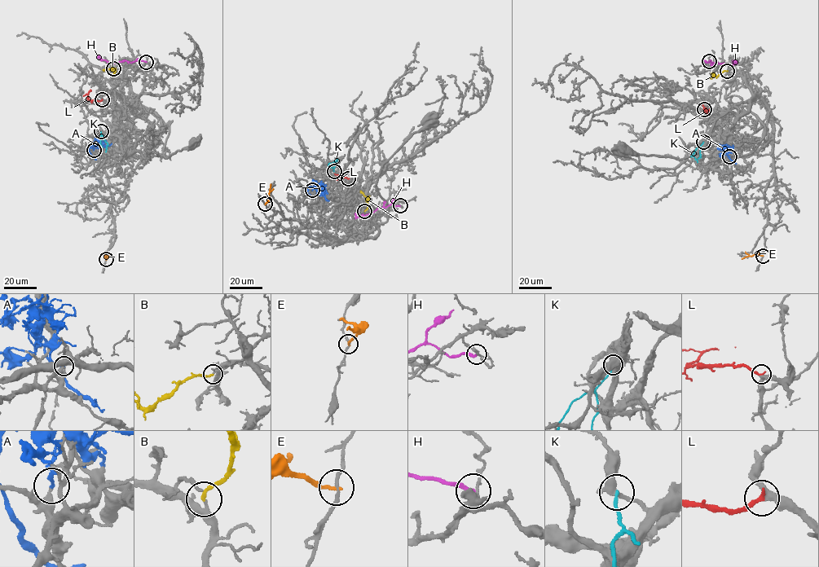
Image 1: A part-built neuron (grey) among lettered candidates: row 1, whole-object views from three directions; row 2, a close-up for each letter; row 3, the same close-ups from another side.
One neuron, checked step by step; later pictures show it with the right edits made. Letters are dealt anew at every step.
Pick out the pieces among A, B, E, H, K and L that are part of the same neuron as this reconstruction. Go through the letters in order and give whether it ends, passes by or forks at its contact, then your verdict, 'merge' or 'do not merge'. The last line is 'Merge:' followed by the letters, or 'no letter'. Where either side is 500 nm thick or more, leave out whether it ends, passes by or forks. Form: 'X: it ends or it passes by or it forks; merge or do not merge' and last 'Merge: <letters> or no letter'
A: it ends; do not merge
B: it ends; merge
E: it ends; do not merge
H: it ends; do not merge
K: it ends; do not merge
L: it ends; merge
Merge: B, L

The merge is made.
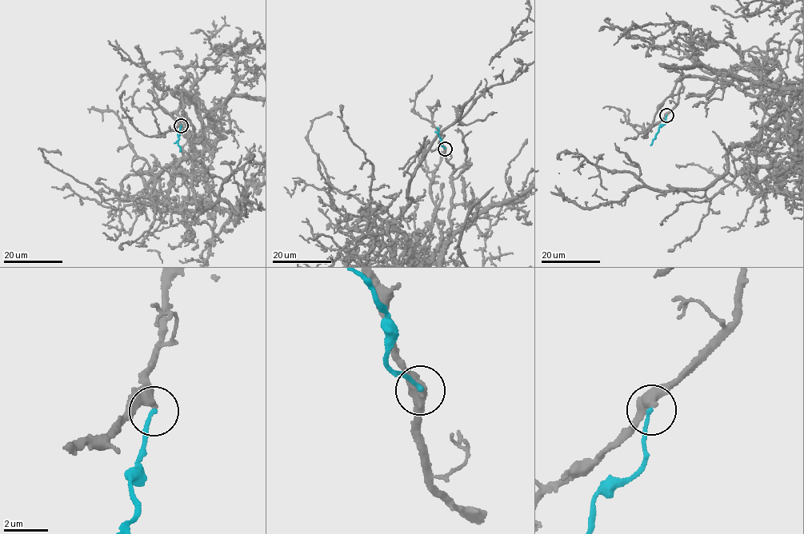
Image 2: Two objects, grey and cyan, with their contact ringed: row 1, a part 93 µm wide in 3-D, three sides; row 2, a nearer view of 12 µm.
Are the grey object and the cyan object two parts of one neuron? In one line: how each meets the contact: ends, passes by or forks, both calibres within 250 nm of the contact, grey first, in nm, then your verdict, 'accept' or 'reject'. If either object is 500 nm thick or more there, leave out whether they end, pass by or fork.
grey passes by | cyan ends | 360/180 nm | reject

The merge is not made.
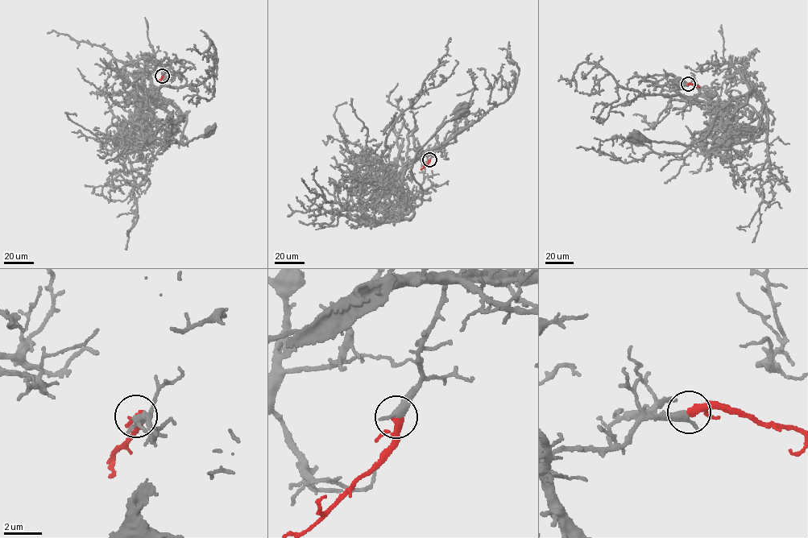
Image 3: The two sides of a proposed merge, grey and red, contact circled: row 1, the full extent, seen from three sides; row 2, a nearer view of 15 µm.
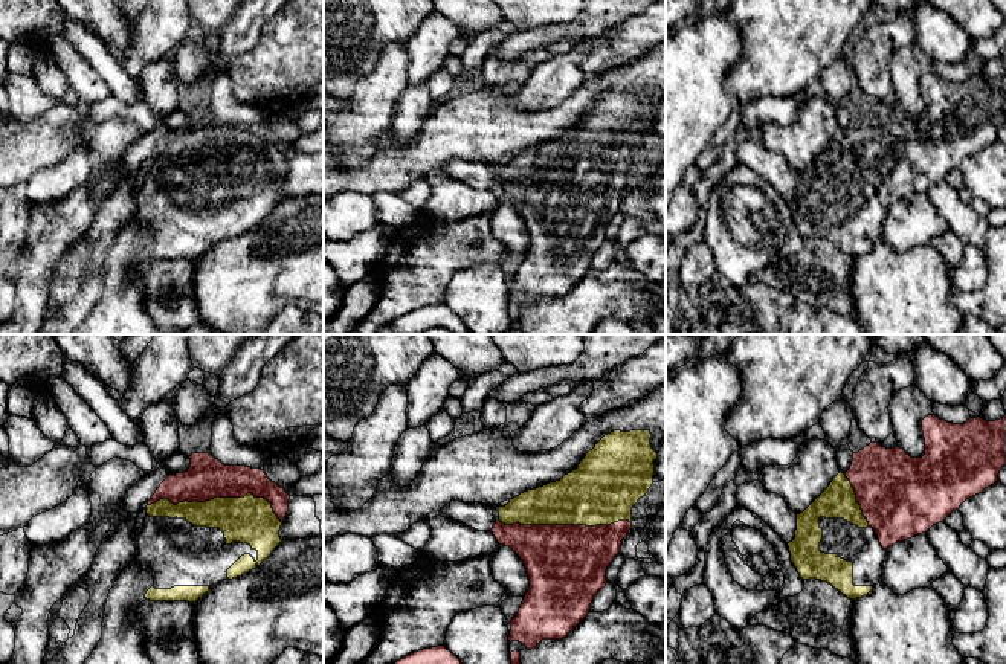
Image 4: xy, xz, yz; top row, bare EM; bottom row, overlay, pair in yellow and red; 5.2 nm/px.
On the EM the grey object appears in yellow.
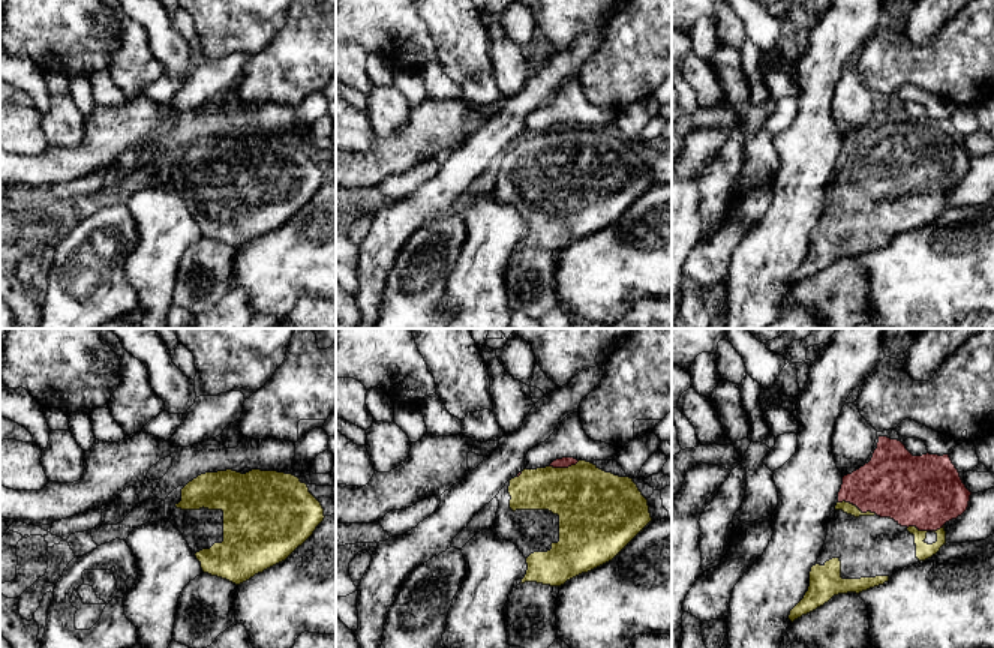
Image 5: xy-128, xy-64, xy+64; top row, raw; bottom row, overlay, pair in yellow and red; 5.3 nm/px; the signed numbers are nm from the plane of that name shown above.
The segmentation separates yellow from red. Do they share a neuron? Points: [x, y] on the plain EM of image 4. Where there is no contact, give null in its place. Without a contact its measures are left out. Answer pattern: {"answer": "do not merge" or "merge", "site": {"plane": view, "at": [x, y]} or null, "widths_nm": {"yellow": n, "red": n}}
{"answer": "merge", "site": {"plane": "xy", "at": [219, 156]}, "widths_nm": {"yellow": 240, "red": 220}}

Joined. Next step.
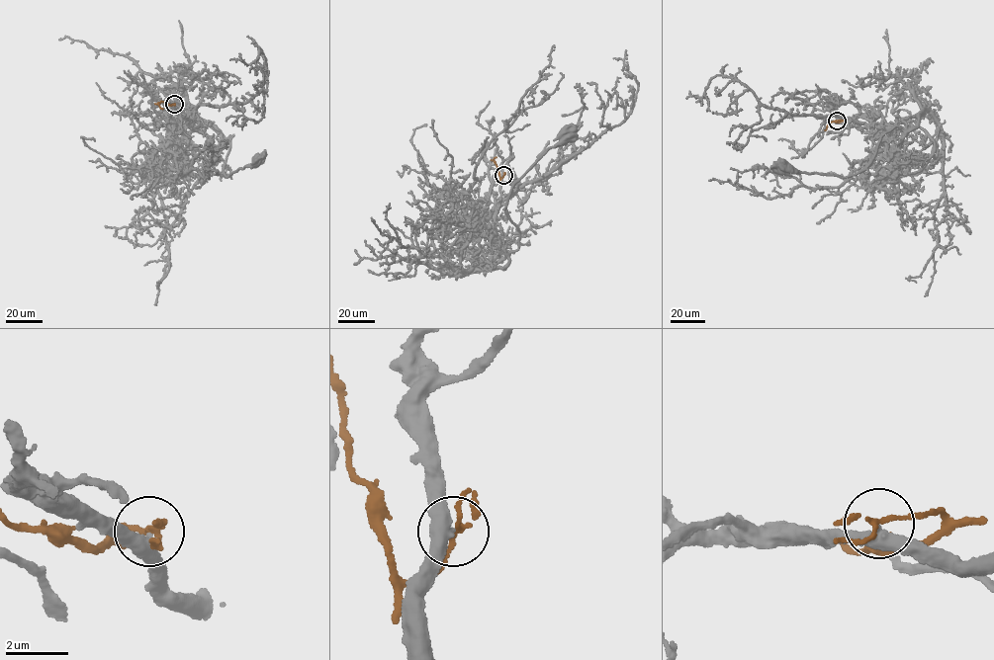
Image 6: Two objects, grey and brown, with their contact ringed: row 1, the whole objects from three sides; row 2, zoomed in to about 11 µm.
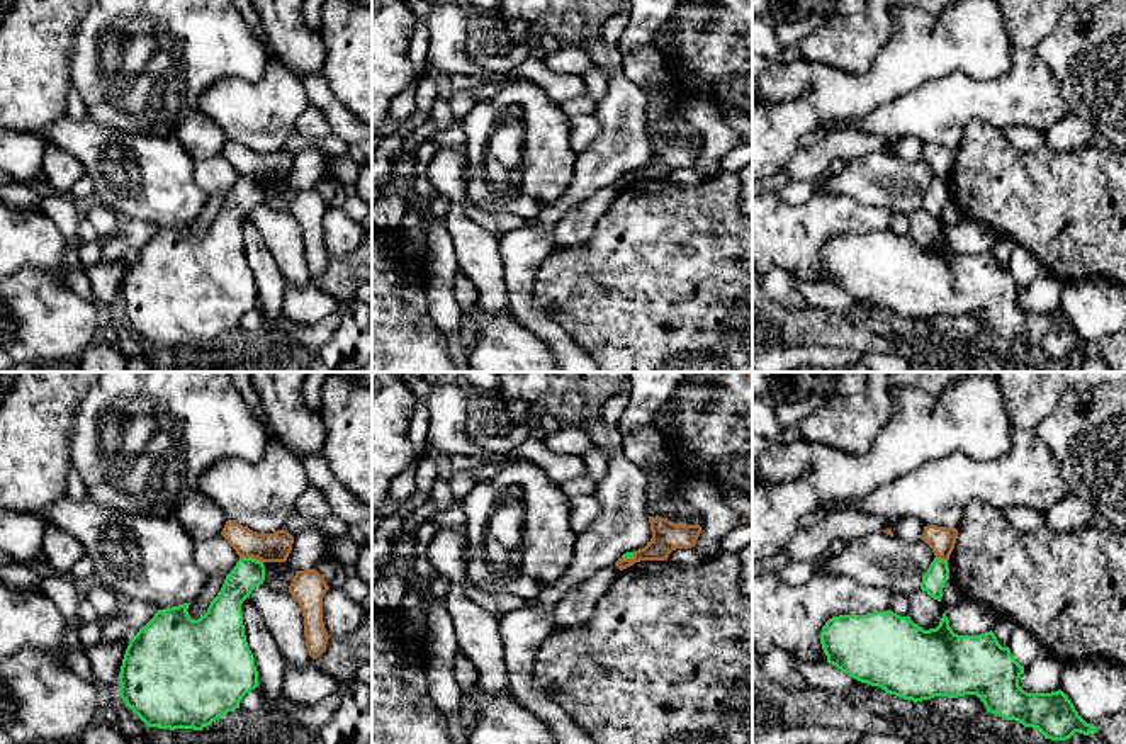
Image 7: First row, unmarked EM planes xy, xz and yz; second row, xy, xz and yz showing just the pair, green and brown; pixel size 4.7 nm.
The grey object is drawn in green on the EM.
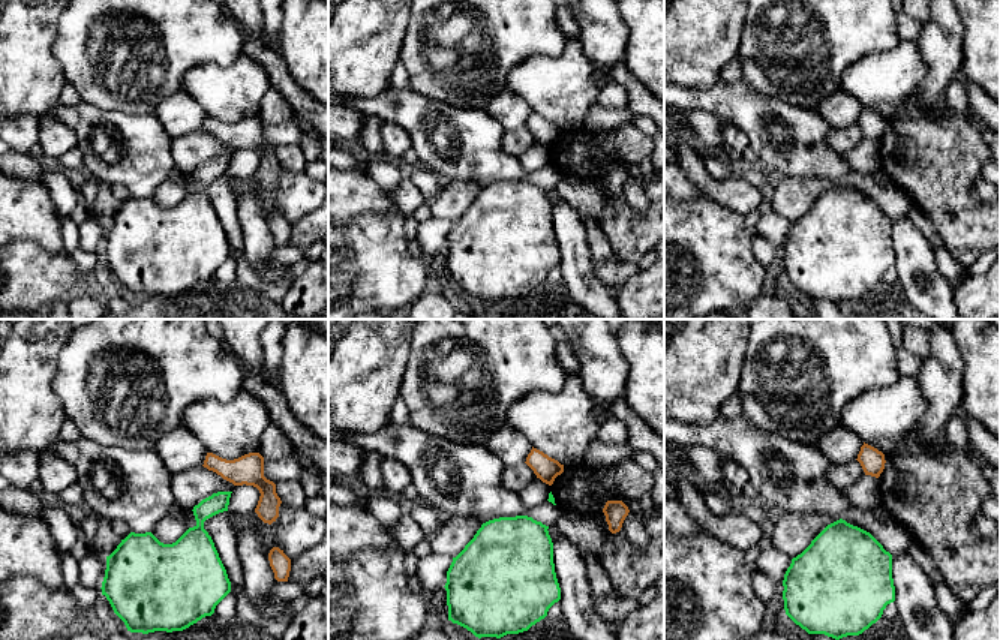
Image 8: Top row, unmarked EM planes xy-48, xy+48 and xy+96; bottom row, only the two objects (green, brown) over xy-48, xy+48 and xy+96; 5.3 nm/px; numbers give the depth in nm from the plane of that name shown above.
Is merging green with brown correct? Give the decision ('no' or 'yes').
no

